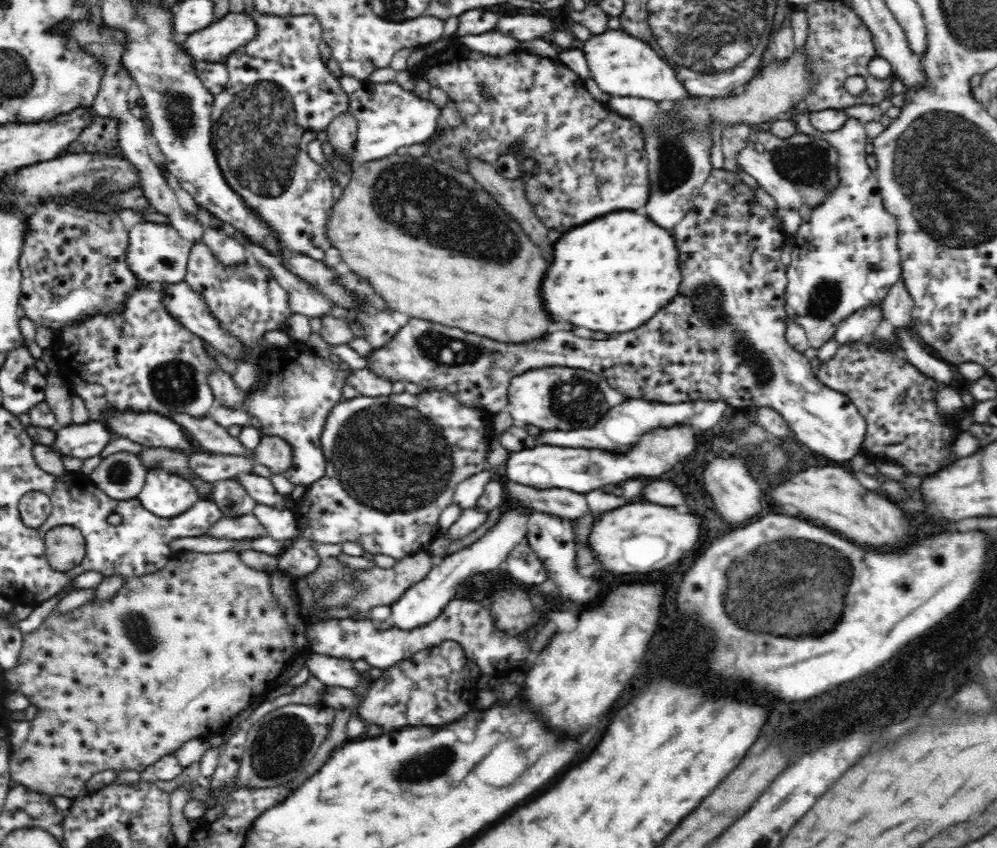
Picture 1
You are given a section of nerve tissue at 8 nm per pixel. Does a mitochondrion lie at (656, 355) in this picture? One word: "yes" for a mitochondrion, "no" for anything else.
no

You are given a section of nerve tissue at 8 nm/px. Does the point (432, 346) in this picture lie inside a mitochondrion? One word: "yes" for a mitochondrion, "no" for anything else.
yes

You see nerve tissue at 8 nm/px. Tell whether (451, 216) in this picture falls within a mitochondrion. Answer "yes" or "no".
yes

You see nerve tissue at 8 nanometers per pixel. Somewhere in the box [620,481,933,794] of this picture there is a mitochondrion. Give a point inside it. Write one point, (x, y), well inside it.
(797, 579)

